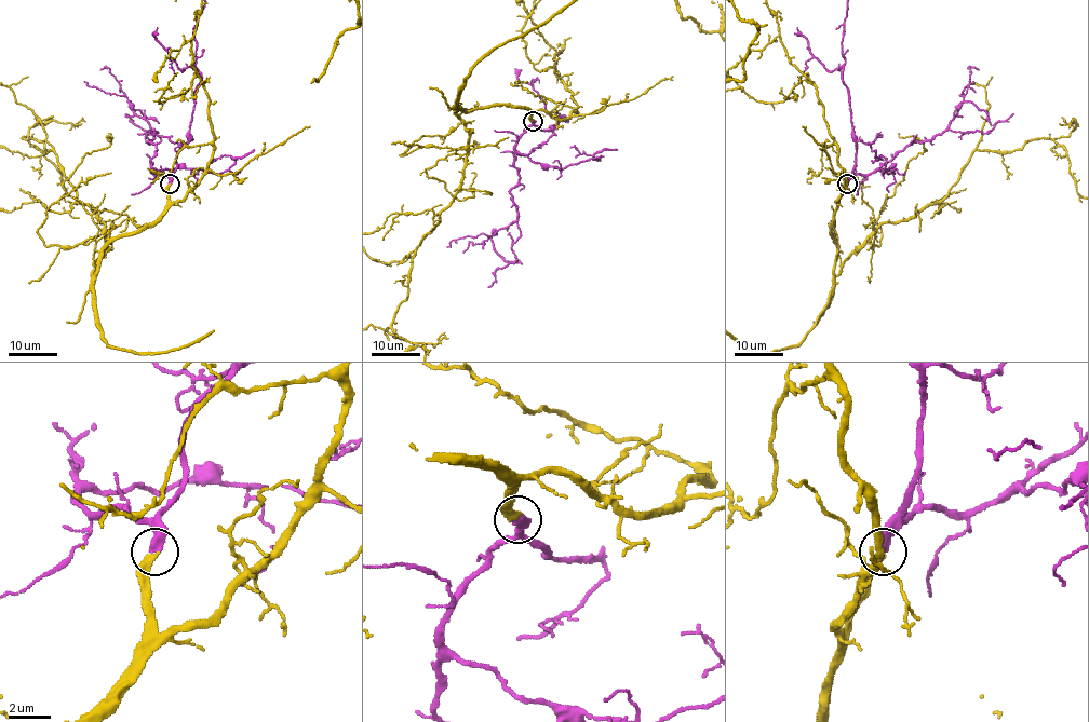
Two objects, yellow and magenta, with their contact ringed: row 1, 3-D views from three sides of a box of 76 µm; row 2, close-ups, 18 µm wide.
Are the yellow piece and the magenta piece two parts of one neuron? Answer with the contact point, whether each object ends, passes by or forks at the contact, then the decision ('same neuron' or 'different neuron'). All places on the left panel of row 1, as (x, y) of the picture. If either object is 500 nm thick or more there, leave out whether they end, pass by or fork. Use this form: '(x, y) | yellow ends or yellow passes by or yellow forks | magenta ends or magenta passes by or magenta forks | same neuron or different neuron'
(170, 184) | yellow ends | magenta ends | same neuron

